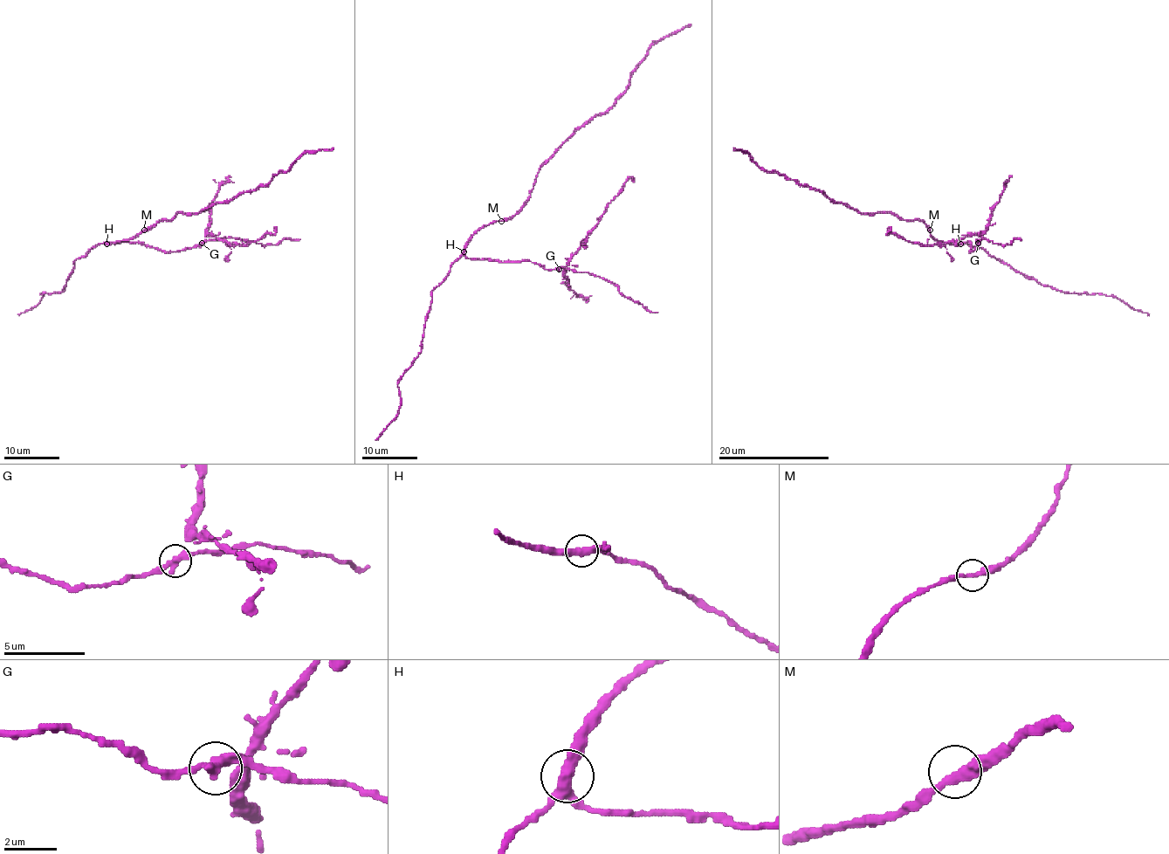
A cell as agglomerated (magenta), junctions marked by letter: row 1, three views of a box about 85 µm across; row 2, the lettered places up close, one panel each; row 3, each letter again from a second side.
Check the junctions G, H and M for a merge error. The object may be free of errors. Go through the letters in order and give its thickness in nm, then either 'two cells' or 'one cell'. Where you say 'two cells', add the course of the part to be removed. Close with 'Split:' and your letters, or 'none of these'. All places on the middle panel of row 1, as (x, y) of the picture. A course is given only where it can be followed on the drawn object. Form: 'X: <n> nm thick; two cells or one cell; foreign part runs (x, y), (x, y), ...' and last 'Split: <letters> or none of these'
G: 440 nm thick; two cells; foreign part runs (560, 269), (565, 268), (624, 183), (630, 178), (633, 182)
H: 340 nm thick; one cell
M: 360 nm thick; one cell
Split: G

